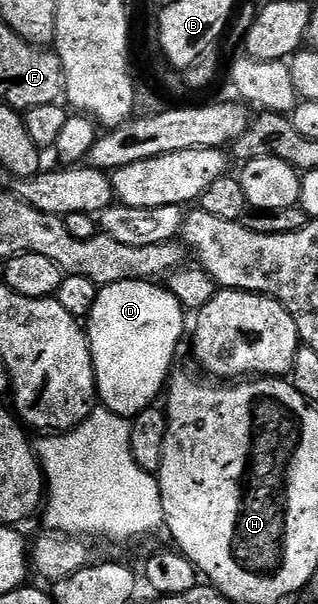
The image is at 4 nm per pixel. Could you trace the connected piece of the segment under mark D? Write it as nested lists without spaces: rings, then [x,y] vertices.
[[[124,281],[98,288],[95,307],[87,318],[87,332],[97,396],[104,408],[132,419],[150,408],[160,393],[162,396],[174,368],[181,336],[187,333],[185,317],[187,310],[164,284]]]

